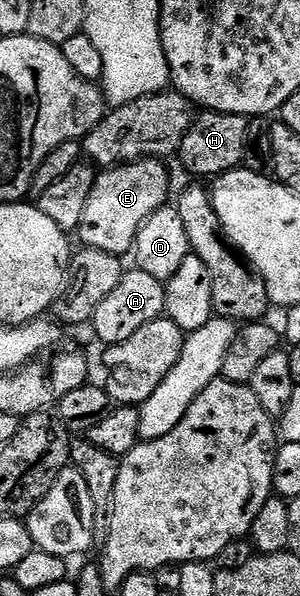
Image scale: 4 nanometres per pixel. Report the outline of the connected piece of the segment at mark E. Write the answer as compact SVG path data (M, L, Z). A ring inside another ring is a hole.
M140 159L137 163L124 163L121 167L101 170L94 181L94 190L86 201L78 238L84 247L102 249L124 257L136 246L138 229L168 199L168 171L159 159Z

